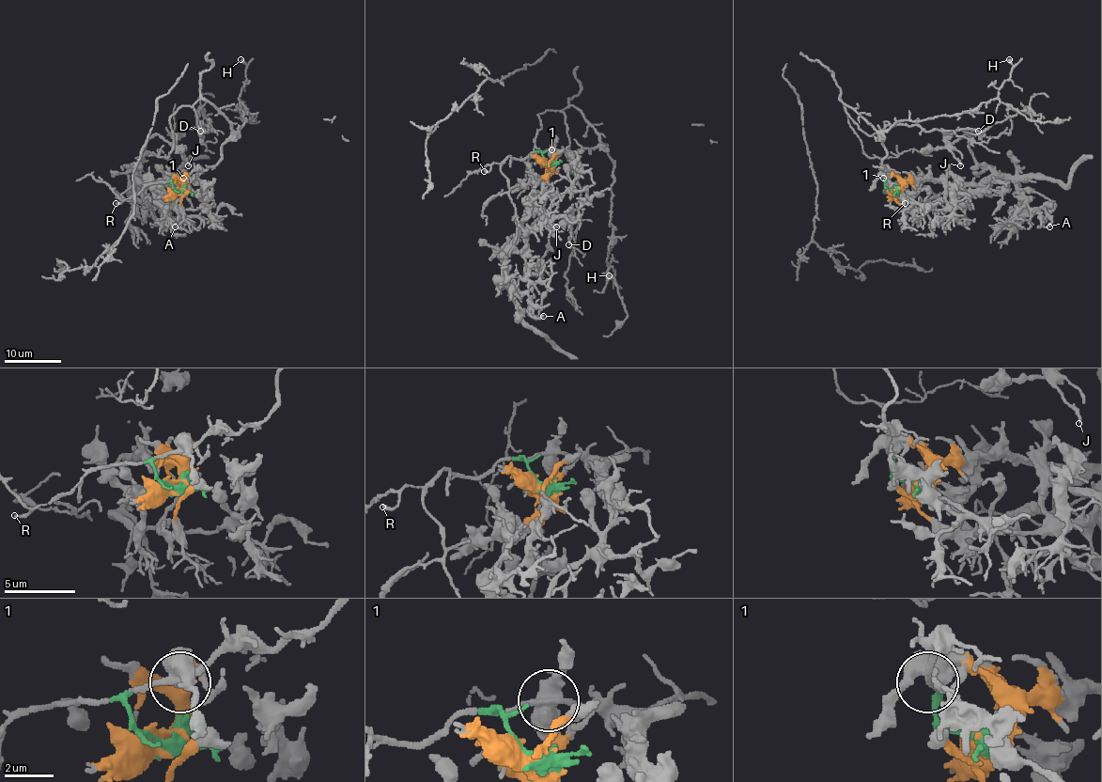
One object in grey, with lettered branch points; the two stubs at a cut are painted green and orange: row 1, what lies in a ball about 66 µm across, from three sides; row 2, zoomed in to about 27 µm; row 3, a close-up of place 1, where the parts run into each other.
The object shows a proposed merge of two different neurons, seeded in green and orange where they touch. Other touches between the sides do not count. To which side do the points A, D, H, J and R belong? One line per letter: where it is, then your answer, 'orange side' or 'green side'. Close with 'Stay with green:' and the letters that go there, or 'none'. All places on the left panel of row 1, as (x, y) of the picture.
A: (175, 226) | orange side
D: (200, 131) | green side
H: (240, 59) | green side
J: (188, 165) | orange side
R: (116, 203) | green side
Stay with green: D, H, R

